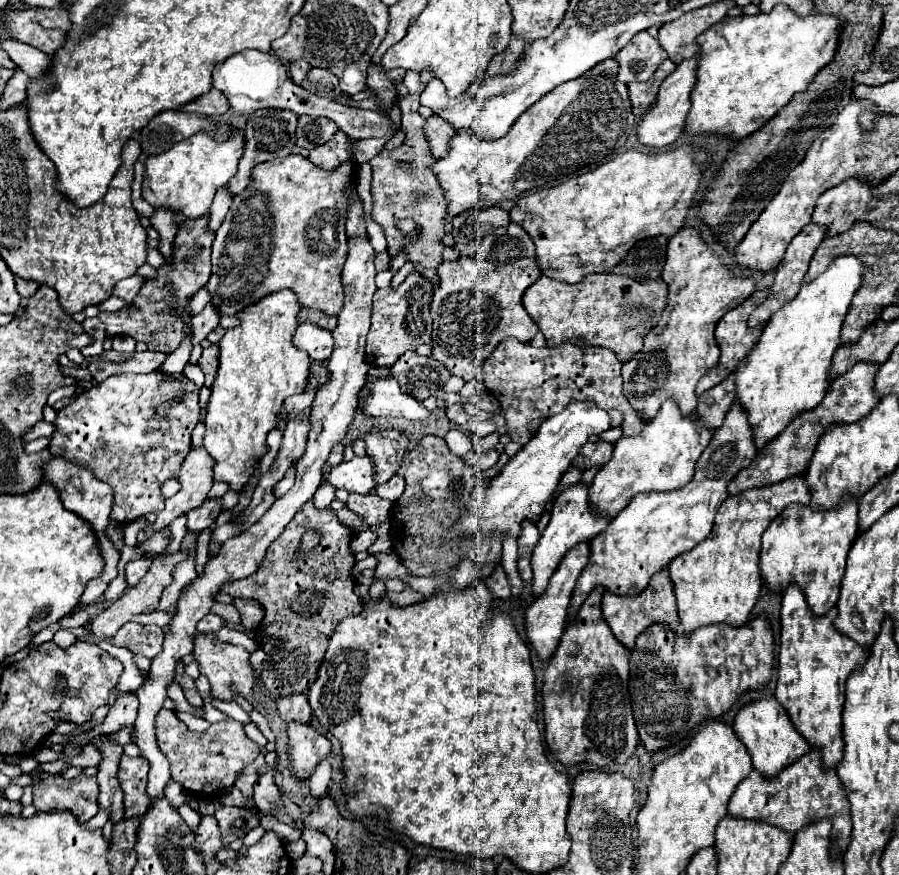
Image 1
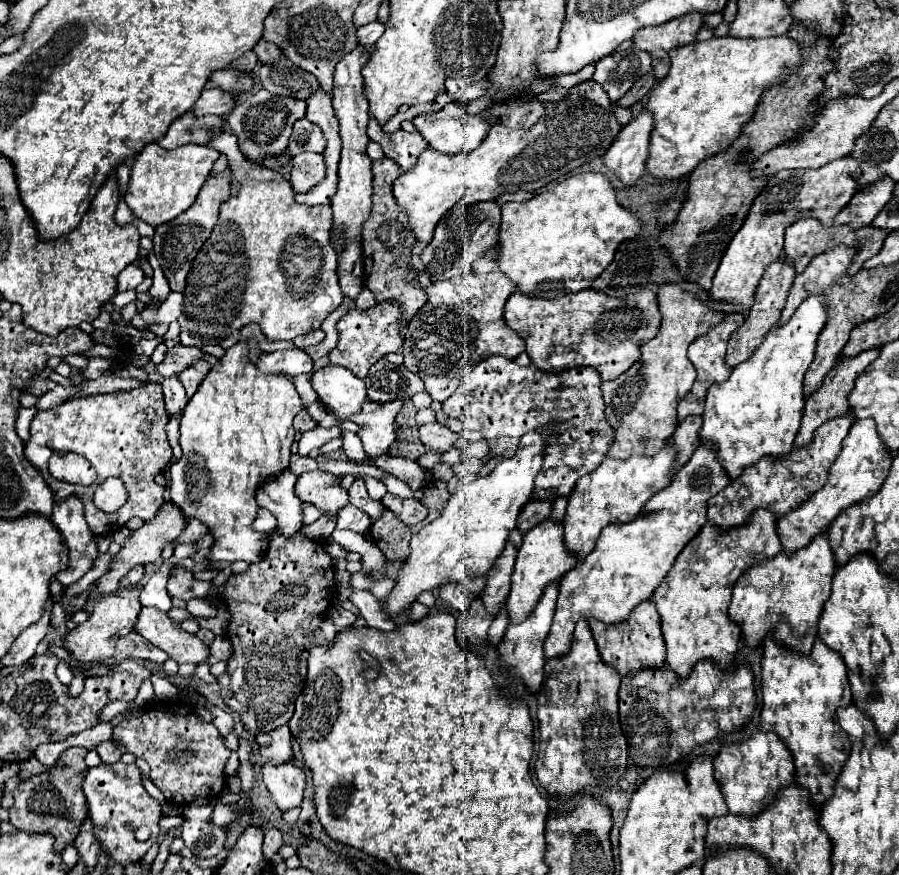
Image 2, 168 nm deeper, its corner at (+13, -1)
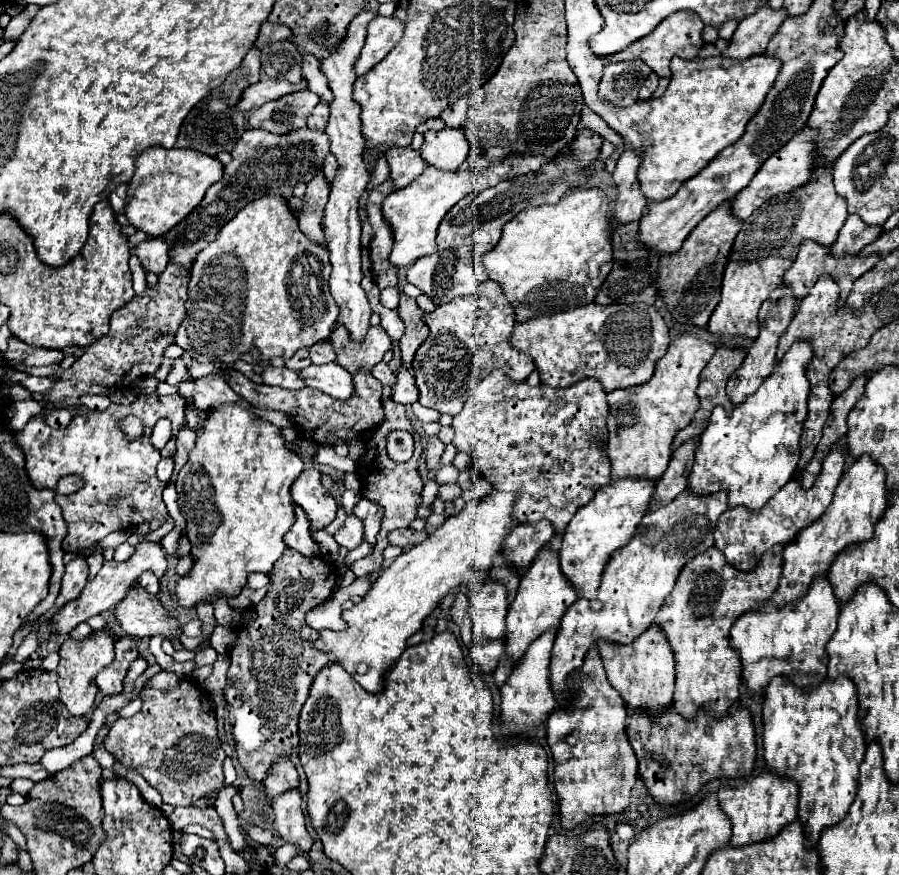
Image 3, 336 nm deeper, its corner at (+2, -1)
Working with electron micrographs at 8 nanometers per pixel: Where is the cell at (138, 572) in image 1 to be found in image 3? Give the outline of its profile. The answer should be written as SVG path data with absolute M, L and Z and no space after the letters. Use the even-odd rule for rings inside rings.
M145 571L143 575L139 575L139 579L135 581L135 585L137 587L145 587L145 591L151 593L151 595L159 593L159 579L153 573L149 573L149 571Z

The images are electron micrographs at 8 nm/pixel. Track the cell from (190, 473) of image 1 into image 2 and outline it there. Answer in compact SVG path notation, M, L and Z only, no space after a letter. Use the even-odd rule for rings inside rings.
M174 503L162 505L162 509L158 511L158 517L156 517L154 521L144 523L140 529L132 531L132 535L128 537L128 541L124 541L122 549L120 549L120 551L116 553L116 557L112 559L112 565L110 565L108 573L104 573L104 575L90 587L88 599L98 599L98 597L104 597L104 595L116 593L118 587L120 587L120 585L118 585L120 579L122 579L132 567L136 567L136 565L148 565L148 563L158 561L162 549L164 549L170 541L178 539L178 535L184 531L184 523L186 523L186 521L184 521L184 515L182 515L182 511L180 511Z

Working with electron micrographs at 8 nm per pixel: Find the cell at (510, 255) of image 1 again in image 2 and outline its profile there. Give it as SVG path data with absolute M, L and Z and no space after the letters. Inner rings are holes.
M494 245L484 257L480 257L468 275L460 275L448 283L438 281L426 287L428 303L408 323L402 355L404 367L420 375L426 393L432 401L444 403L456 389L450 389L456 379L460 383L462 373L474 363L488 359L490 355L502 355L514 361L522 351L524 343L504 323L504 305L516 291L516 285L496 265L498 245Z

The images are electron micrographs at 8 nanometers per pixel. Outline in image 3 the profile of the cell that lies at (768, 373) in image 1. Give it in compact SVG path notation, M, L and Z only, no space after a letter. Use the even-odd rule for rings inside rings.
M797 339L783 359L775 365L773 373L767 375L761 383L761 387L749 395L743 403L735 405L731 415L725 413L723 407L715 407L711 421L707 429L701 435L701 443L695 451L695 465L689 475L689 487L699 493L715 493L715 491L727 491L729 493L729 505L745 505L749 509L759 509L771 499L795 473L797 463L801 457L799 439L803 433L803 423L807 419L807 397L809 397L809 379L807 379L807 365L813 359L813 345L805 339Z

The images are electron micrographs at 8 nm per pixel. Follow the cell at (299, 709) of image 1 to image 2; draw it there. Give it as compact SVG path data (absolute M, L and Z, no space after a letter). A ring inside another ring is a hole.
M288 725L278 727L272 733L258 733L256 735L256 743L258 743L258 753L260 753L260 763L286 763L292 759L292 749L290 749L290 731Z

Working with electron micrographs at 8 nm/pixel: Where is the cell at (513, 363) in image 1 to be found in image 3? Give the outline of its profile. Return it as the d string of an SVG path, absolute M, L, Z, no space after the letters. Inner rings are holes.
M491 371L483 381L469 387L461 413L453 417L453 445L473 457L475 469L479 469L479 473L491 481L497 491L517 491L517 487L521 487L521 499L517 499L517 521L537 521L545 517L551 519L555 533L561 533L575 511L589 503L593 491L611 481L611 463L607 457L607 415L607 393L595 377L581 379L565 389L555 389L543 383L531 387L527 381L509 379L503 371Z

